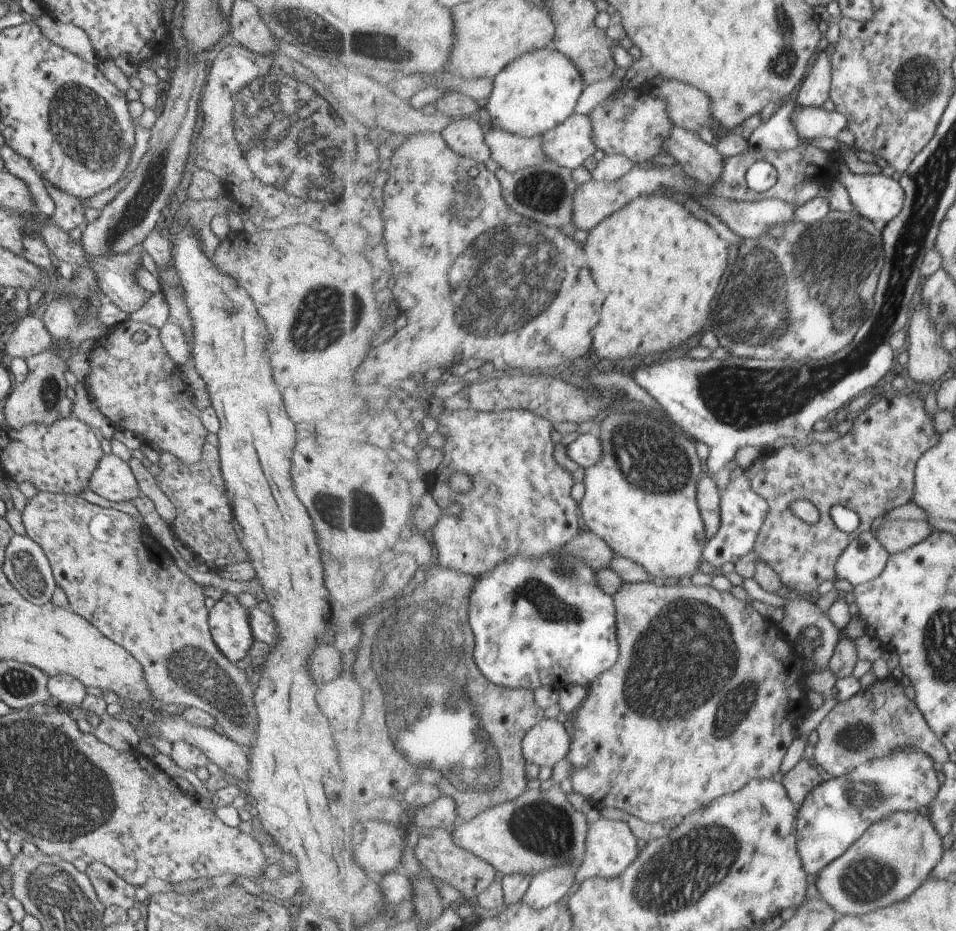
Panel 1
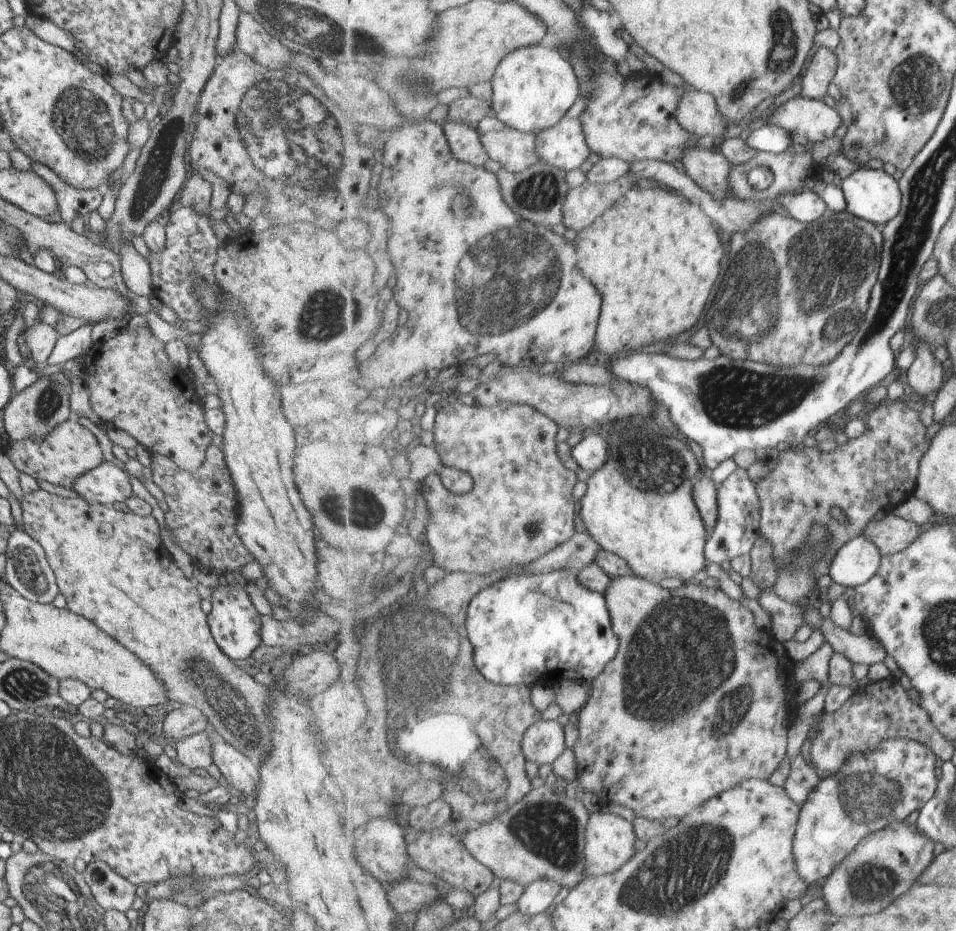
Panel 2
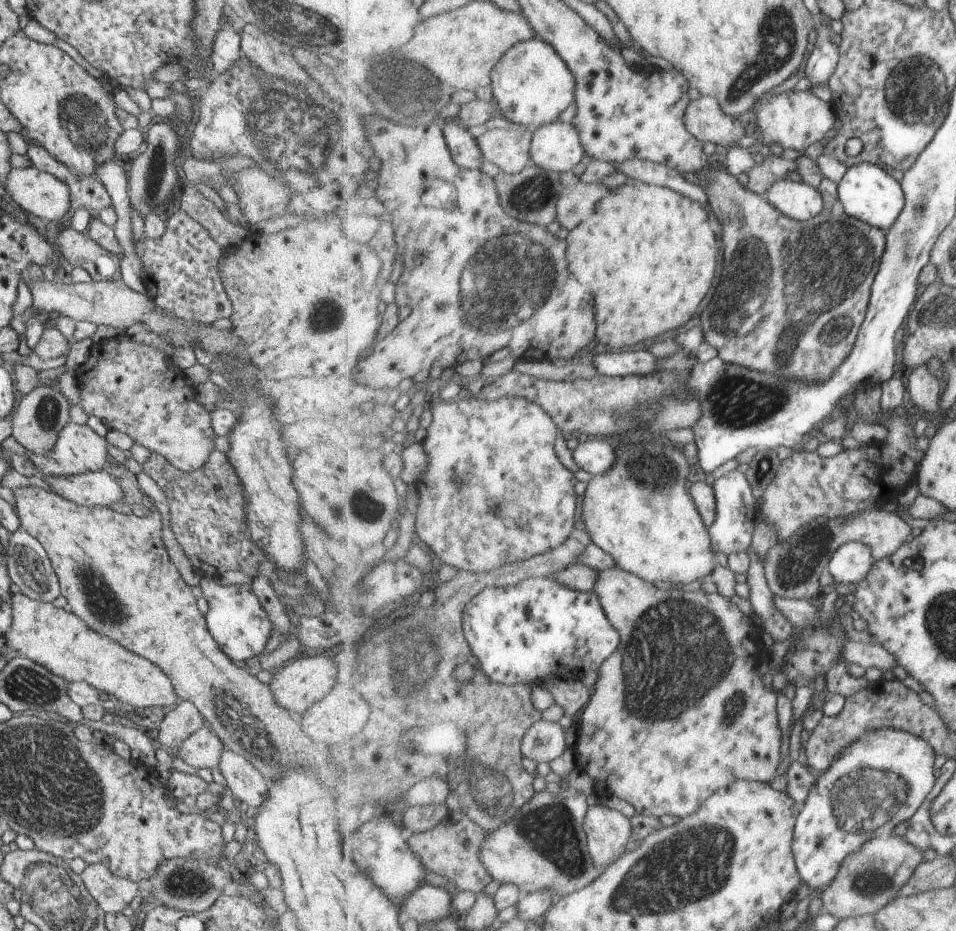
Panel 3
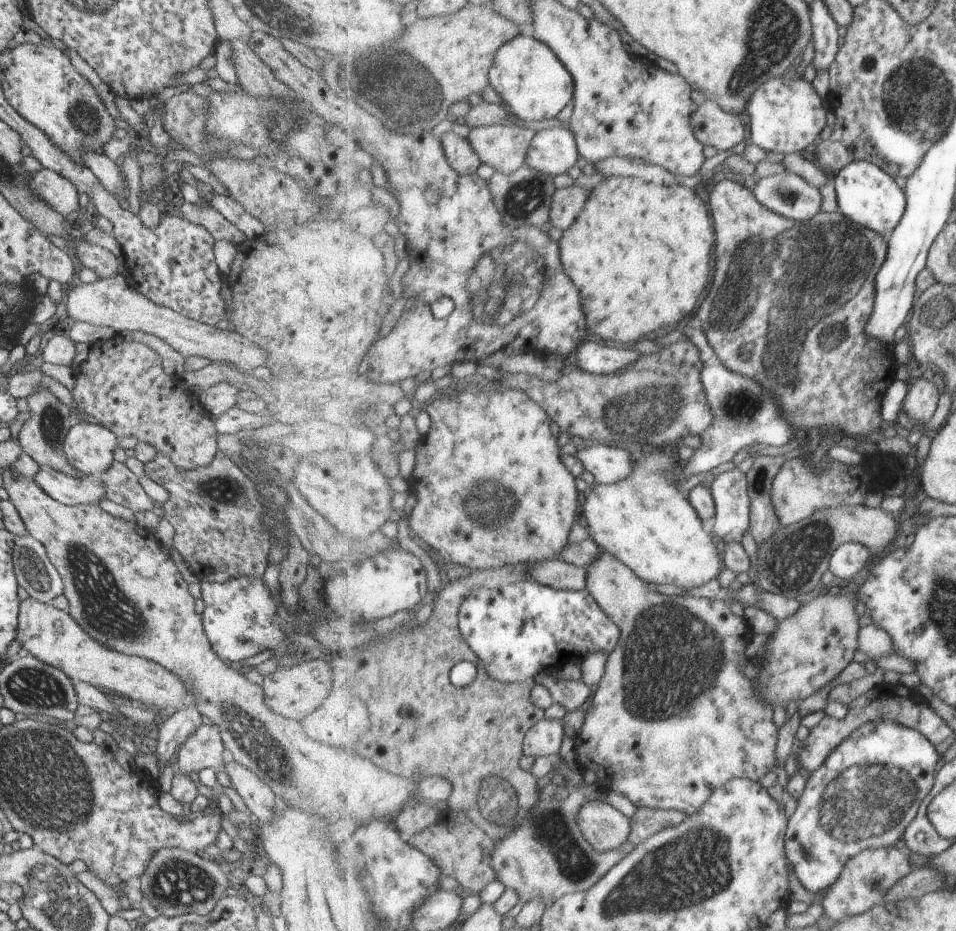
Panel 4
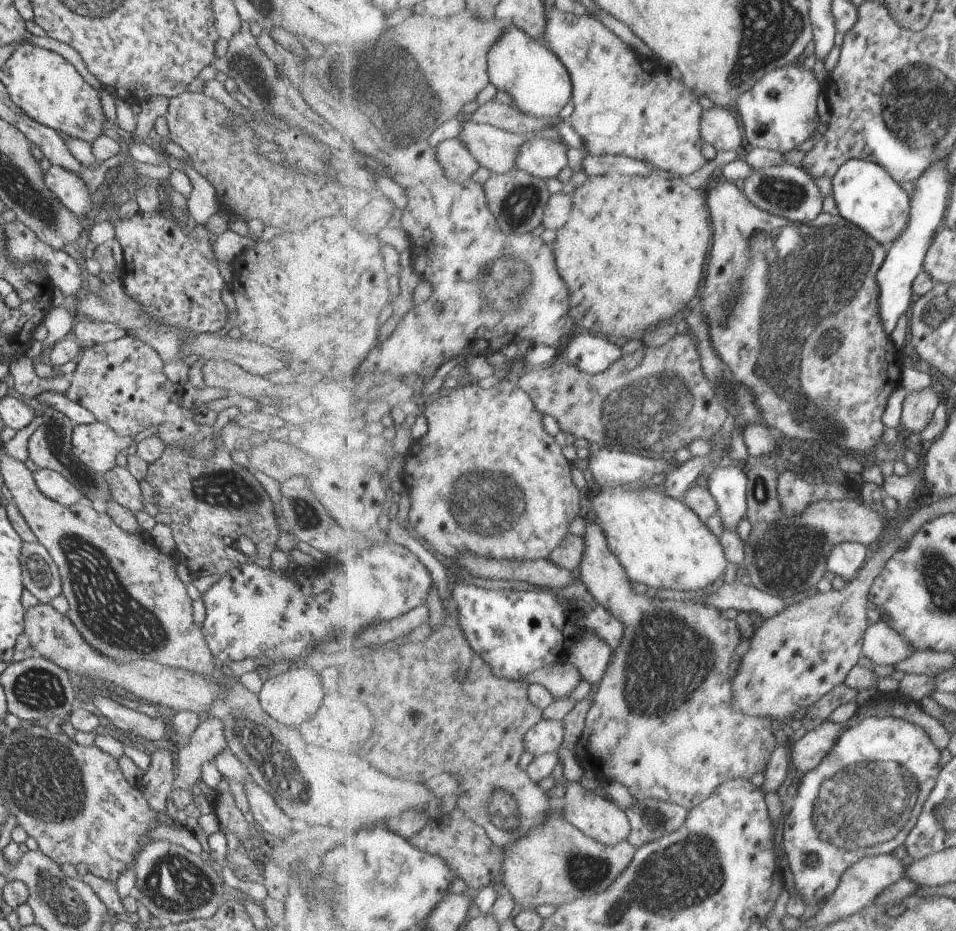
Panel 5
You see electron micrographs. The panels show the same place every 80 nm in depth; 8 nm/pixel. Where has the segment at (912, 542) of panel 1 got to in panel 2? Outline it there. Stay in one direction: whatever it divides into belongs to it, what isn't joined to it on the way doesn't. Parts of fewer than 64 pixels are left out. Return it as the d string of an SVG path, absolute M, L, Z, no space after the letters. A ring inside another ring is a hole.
M891 512L871 519L862 532L862 536L865 535L867 540L879 547L883 557L905 550L920 534L916 522L905 520Z

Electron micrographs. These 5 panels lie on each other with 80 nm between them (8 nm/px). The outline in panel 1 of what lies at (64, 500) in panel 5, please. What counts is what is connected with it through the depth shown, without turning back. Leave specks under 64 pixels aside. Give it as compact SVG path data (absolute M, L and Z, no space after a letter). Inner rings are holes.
M104 453L91 472L87 490L111 502L130 502L141 494L127 462Z

